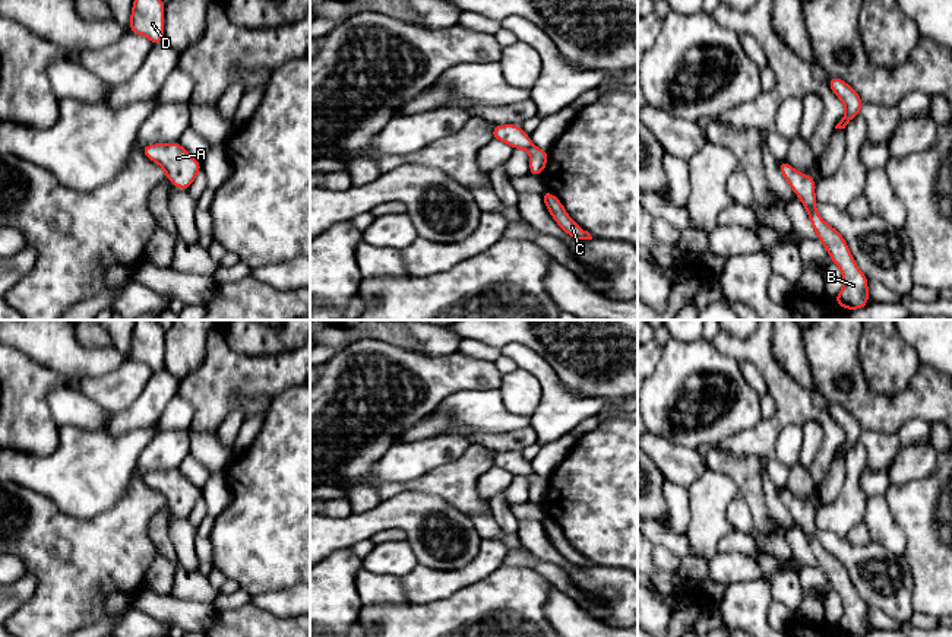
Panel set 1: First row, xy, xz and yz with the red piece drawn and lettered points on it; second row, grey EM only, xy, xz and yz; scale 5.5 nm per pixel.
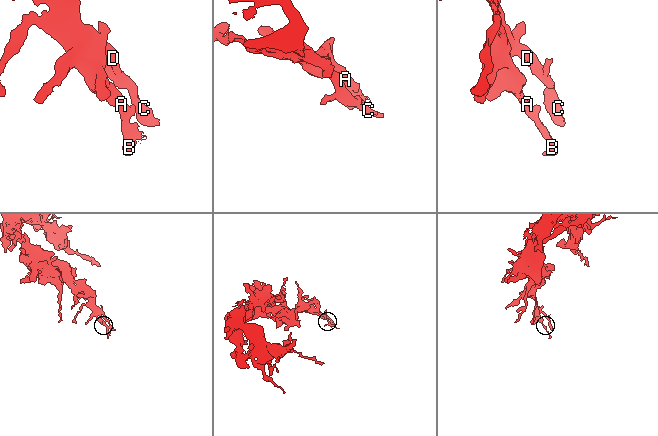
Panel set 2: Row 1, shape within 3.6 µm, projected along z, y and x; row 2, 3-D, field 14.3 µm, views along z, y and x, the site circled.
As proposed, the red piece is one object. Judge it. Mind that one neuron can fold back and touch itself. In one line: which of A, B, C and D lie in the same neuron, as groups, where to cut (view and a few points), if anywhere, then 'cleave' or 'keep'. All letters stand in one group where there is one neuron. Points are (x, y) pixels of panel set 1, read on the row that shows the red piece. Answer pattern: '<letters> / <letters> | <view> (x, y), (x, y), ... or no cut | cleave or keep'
A B C D | no cut | keep

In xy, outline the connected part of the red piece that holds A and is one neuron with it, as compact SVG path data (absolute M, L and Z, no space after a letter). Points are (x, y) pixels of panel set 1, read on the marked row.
M154 143L140 146L142 153L156 162L165 172L171 186L187 190L199 171L200 161L194 159L180 143Z

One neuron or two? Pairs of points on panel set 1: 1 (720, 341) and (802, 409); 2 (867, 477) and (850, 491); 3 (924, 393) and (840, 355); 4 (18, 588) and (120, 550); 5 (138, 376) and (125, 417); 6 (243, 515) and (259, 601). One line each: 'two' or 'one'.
1: one
2: two
3: one
4: two
5: two
6: two

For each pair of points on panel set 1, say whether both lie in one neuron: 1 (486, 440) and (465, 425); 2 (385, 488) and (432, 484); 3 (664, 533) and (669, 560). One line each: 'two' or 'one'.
1: two
2: one
3: two

